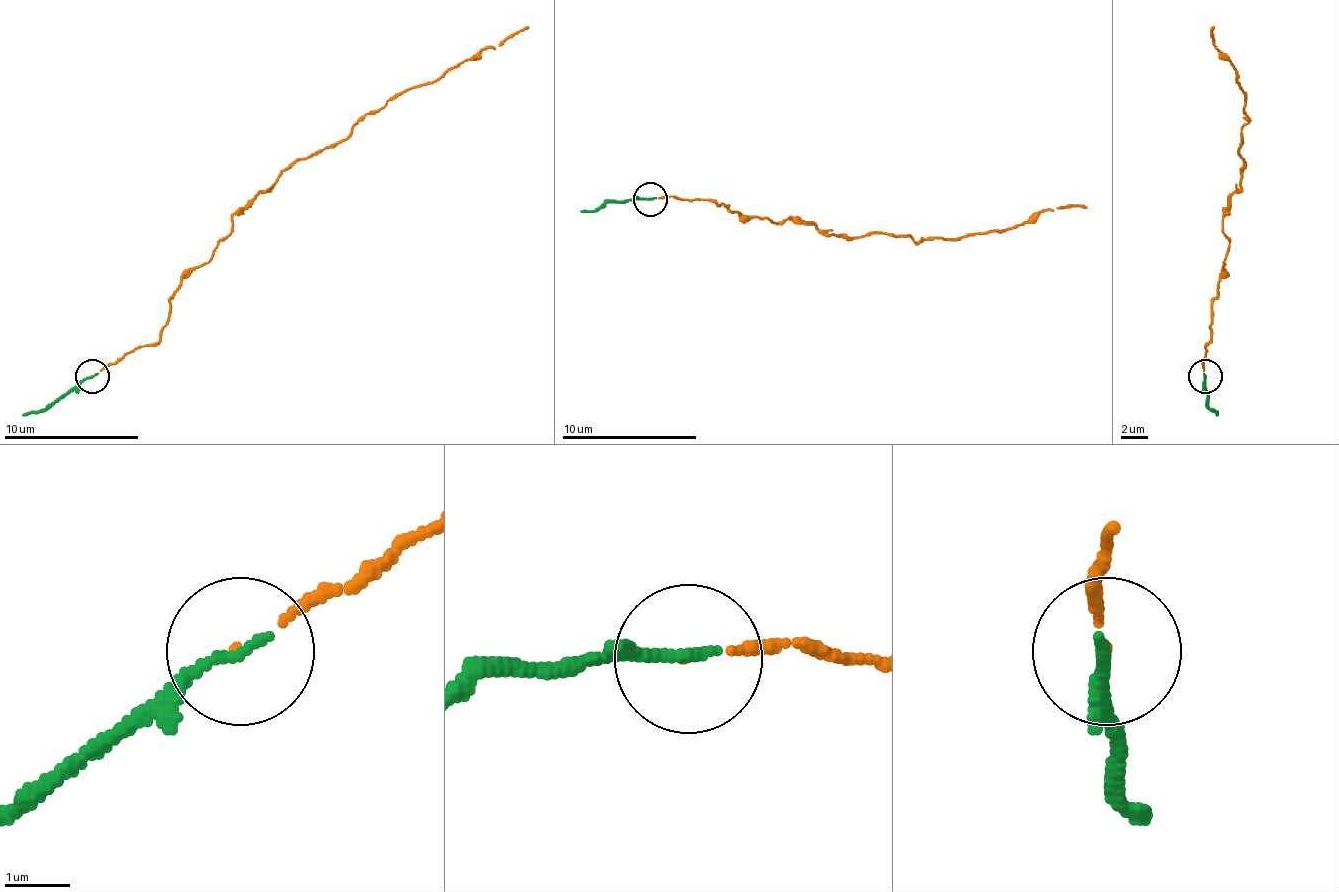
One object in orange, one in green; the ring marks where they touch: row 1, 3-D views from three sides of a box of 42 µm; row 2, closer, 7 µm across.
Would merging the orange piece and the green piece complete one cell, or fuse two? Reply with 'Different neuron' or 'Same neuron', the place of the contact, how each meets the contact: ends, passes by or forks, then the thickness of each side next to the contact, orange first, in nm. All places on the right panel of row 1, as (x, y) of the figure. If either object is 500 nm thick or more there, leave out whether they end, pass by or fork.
Different neuron. Place: (1205, 376). At the ring orange ends. At the ring green ends. Thickness 50 nm (orange) against 170 nm

